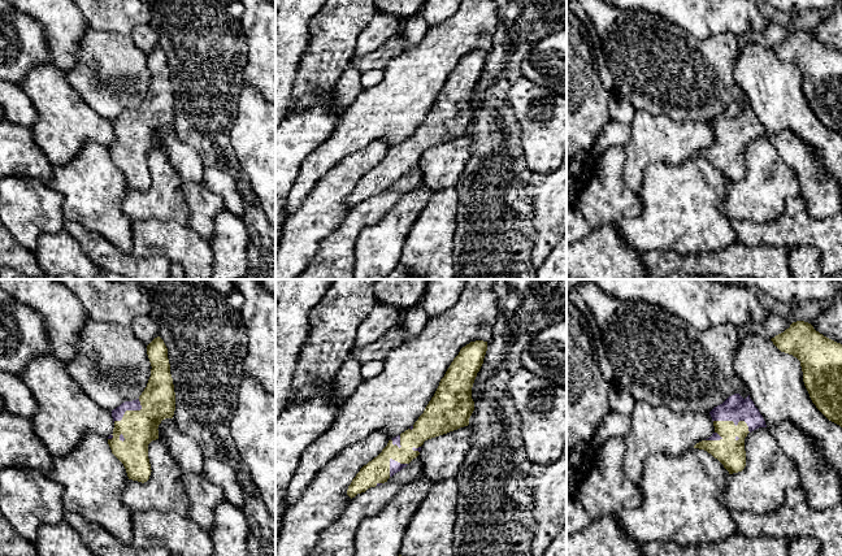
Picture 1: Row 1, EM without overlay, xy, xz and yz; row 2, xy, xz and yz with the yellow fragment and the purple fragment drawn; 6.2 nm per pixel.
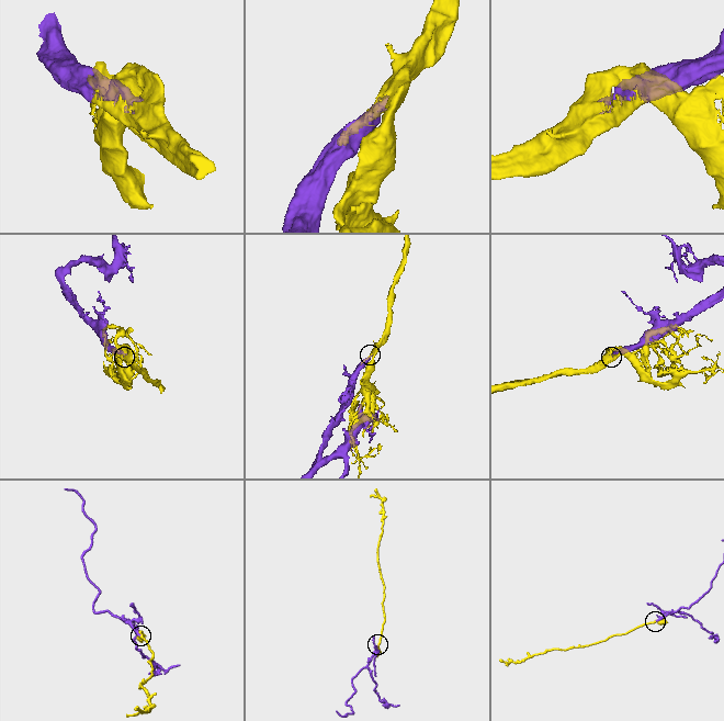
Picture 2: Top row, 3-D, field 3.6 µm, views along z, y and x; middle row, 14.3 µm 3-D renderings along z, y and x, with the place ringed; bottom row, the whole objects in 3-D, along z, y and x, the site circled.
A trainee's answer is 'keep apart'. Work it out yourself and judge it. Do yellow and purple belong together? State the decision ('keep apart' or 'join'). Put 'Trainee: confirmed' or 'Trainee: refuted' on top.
Trainee: refuted
join

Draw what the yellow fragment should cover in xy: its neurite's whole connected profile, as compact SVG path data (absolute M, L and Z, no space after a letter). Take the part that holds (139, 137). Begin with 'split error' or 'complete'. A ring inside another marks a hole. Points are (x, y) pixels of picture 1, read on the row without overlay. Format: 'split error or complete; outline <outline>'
split error; outline M157 45L147 55L151 86L142 104L112 120L113 143L108 145L112 162L123 173L129 188L147 191L151 184L148 153L159 148L159 134L173 127L175 101L168 57Z

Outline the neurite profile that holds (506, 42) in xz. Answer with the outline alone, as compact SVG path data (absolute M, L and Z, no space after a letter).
M502 21L492 39L492 47L487 52L487 60L483 73L477 82L472 96L472 108L474 114L483 103L485 92L496 82L496 78L504 71L511 56L518 51L518 35L513 31L513 26L507 27Z

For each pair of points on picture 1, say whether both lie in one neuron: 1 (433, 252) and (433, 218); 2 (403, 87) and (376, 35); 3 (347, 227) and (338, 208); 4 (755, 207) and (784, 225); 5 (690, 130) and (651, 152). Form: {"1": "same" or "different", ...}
{"1": "same", "2": "different", "3": "different", "4": "different", "5": "same"}

